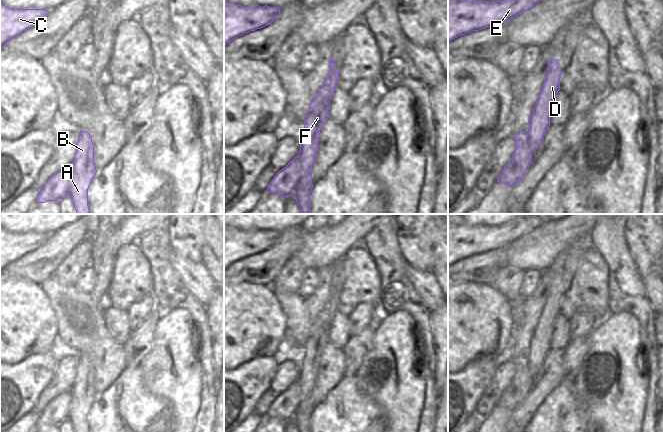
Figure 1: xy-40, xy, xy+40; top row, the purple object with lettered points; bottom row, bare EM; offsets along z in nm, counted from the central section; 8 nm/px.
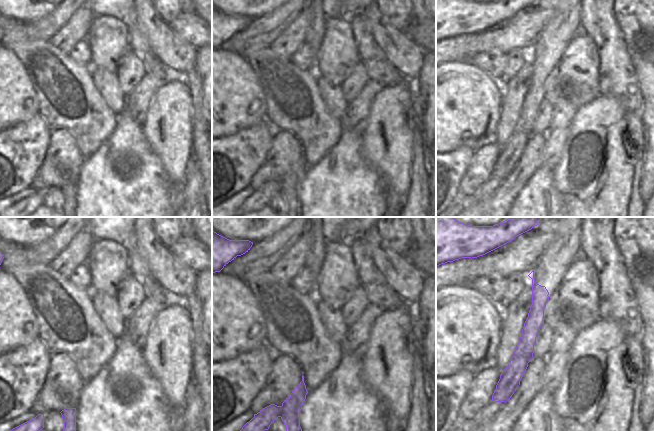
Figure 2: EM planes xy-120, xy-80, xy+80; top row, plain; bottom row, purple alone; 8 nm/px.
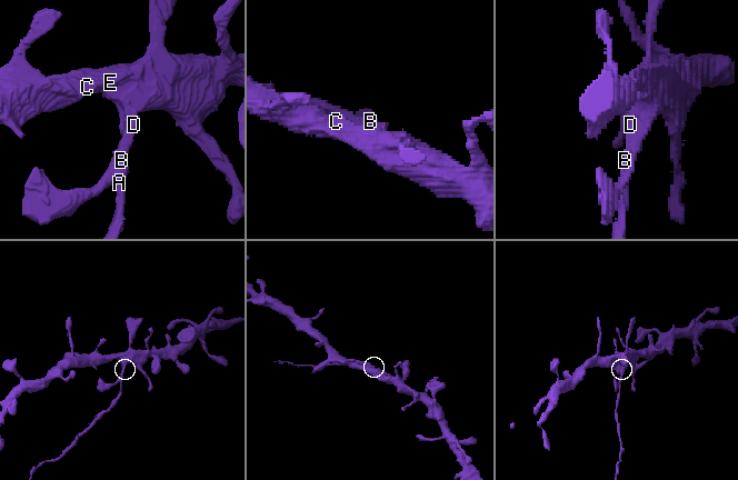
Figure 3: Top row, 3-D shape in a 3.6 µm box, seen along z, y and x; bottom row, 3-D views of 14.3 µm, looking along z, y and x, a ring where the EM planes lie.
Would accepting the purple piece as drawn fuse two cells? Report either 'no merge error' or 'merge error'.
merge error

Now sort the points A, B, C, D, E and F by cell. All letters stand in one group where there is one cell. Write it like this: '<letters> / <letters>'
A B / C D E F

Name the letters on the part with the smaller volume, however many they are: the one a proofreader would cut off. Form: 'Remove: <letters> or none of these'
Remove: A, B

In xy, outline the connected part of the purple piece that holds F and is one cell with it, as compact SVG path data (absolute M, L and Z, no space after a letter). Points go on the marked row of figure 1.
M330 59L330 70L328 76L310 103L310 110L304 121L304 131L309 133L313 141L320 138L320 130L326 120L329 118L328 110L330 108L330 100L338 82L339 71L335 71L336 64Z

